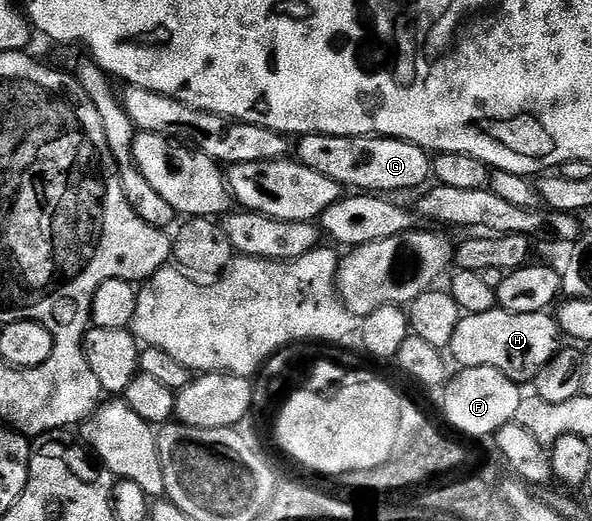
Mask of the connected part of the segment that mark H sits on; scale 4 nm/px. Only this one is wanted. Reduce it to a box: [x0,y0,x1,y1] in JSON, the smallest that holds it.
[448,309,563,385]

